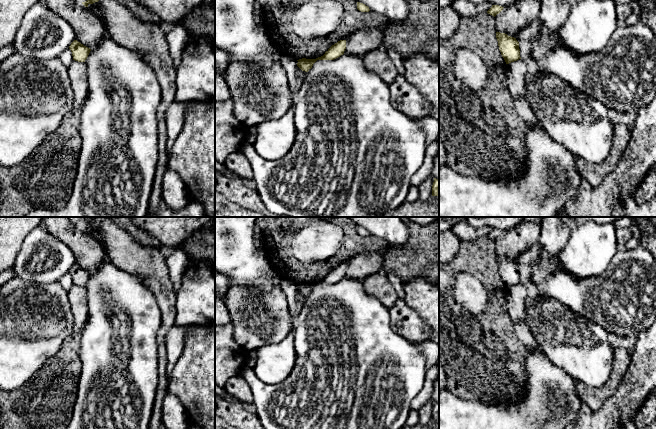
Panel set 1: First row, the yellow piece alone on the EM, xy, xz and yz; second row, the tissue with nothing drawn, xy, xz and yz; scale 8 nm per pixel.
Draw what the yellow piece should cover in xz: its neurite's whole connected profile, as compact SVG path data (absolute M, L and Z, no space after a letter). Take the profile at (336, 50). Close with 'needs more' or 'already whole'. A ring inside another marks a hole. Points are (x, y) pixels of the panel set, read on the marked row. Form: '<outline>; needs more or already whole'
M340 40L332 45L323 56L316 59L302 58L297 60L297 66L305 72L308 72L317 60L334 60L344 54L346 49L346 40Z; already whole

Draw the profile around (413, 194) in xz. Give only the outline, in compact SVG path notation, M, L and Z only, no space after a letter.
M411 186L411 187L409 188L409 191L408 191L407 195L406 195L405 201L413 202L413 201L418 200L419 197L420 197L420 192L419 192L419 190L418 190L418 187L416 187L416 186Z

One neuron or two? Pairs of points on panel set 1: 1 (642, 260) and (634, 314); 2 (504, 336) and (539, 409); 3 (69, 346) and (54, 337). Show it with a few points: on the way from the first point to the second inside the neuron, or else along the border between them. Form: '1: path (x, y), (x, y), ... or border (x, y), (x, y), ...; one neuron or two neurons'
1: path (635, 273), (634, 301); one neuron
2: border (525, 357), (526, 383), (522, 394), (515, 401); two neurons
3: border (72, 333), (47, 360); two neurons

